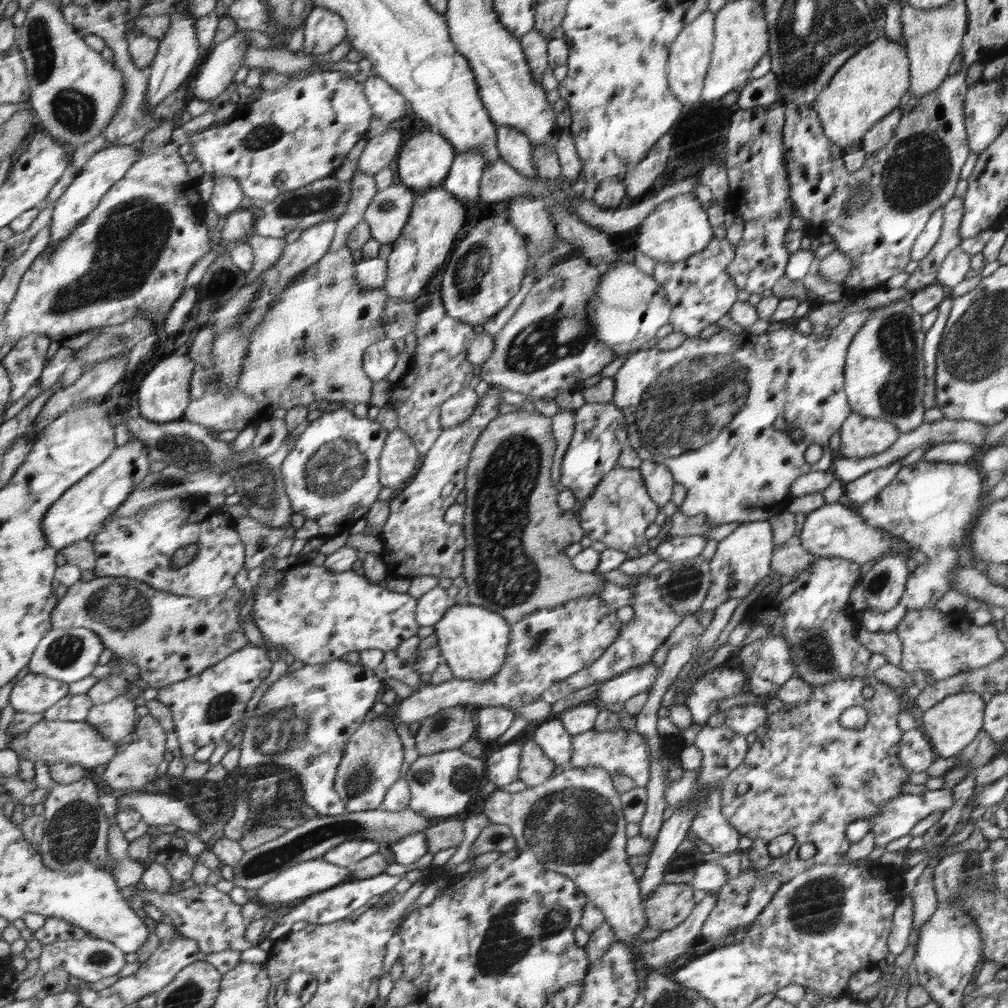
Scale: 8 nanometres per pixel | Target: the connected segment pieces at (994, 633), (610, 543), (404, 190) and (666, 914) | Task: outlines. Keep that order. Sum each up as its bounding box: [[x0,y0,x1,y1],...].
[[896,607,1006,681],[575,464,661,559],[363,184,414,244],[644,883,695,931]]

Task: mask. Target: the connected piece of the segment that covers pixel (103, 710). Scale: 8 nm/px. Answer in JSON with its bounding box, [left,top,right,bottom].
[87,695,138,743]

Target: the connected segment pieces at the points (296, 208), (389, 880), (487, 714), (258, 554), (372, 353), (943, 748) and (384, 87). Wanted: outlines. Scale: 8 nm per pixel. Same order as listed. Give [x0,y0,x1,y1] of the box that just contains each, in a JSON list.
[[253,178,352,238],[266,873,403,941],[475,707,517,742],[235,517,285,571],[363,337,398,381],[923,693,986,758],[364,76,408,124]]

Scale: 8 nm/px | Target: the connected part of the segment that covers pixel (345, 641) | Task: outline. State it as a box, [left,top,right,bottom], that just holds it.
[253,563,419,665]

